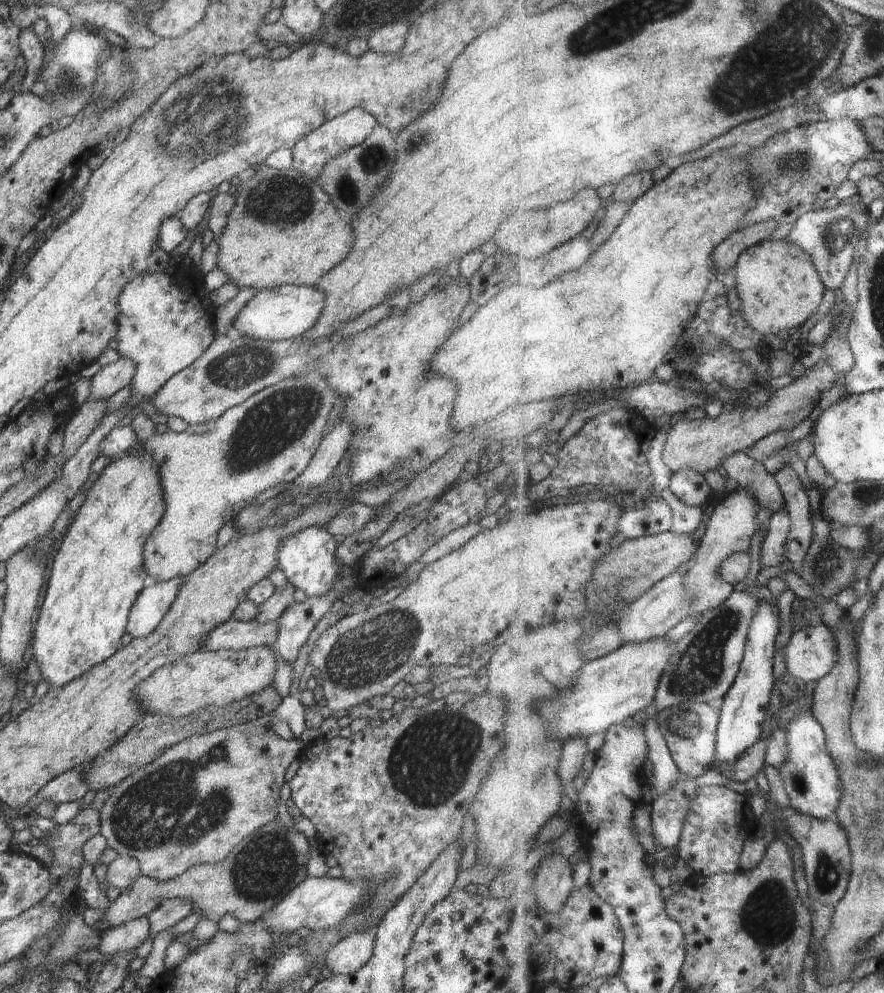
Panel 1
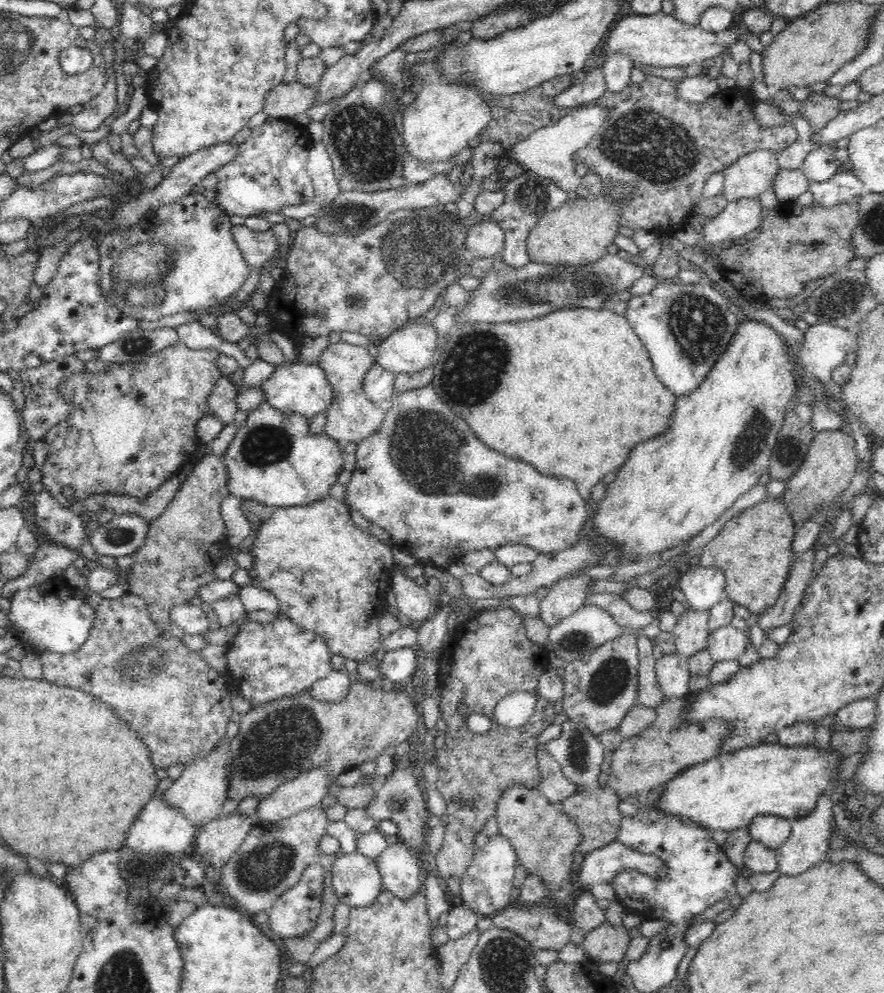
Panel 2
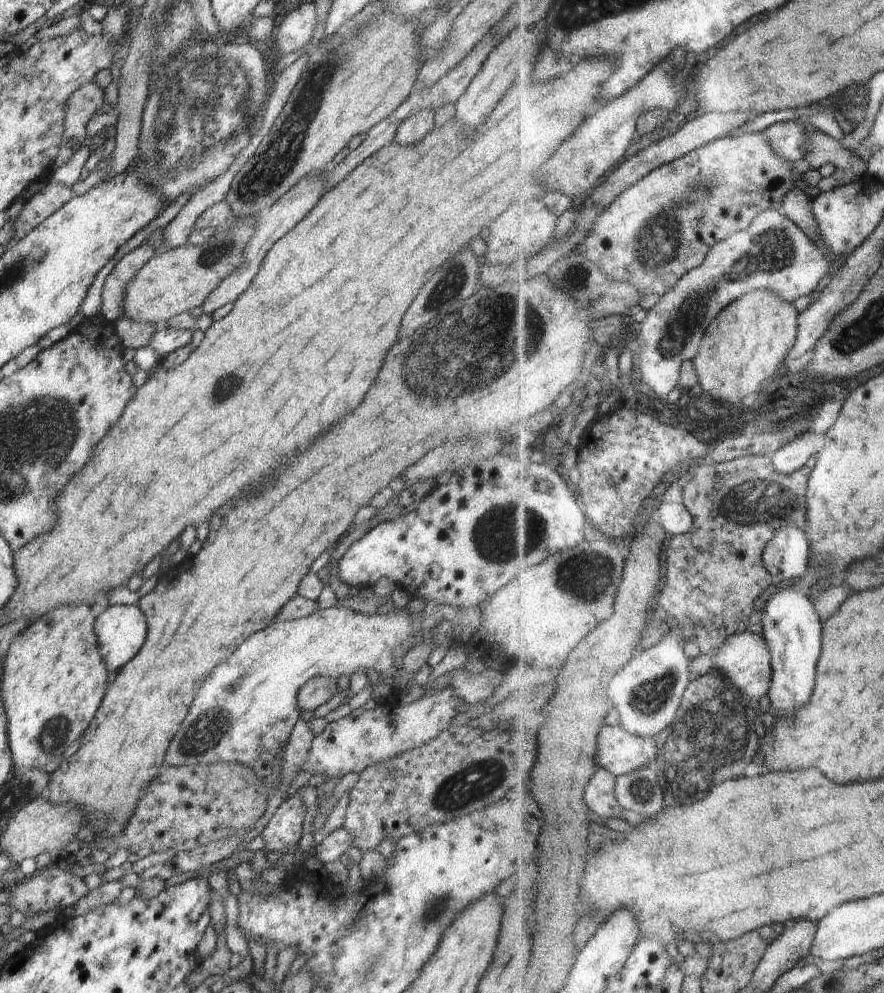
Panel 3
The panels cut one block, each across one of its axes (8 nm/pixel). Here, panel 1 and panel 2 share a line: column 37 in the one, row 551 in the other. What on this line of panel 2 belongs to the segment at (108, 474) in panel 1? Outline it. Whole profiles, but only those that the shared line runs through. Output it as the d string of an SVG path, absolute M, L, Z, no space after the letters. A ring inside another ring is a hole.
M750 318L742 321L737 326L730 344L726 347L726 352L714 364L714 368L707 374L704 382L696 390L692 390L690 394L678 398L676 414L674 414L674 422L672 422L670 430L666 430L666 433L662 434L660 438L652 438L652 440L646 440L646 442L638 444L630 452L630 460L620 468L620 472L618 472L614 482L607 486L606 496L597 505L593 518L594 528L600 534L598 538L604 536L605 539L612 541L614 546L620 546L620 558L623 556L626 560L637 562L650 558L655 554L660 554L668 548L675 547L679 542L692 539L697 534L700 534L706 526L712 524L714 520L718 520L739 498L759 484L758 480L760 480L762 474L768 472L770 456L776 440L778 440L779 431L784 426L788 404L794 402L794 397L799 389L796 386L796 380L799 379L800 374L800 367L794 360L790 345L782 340L780 333L762 321Z

